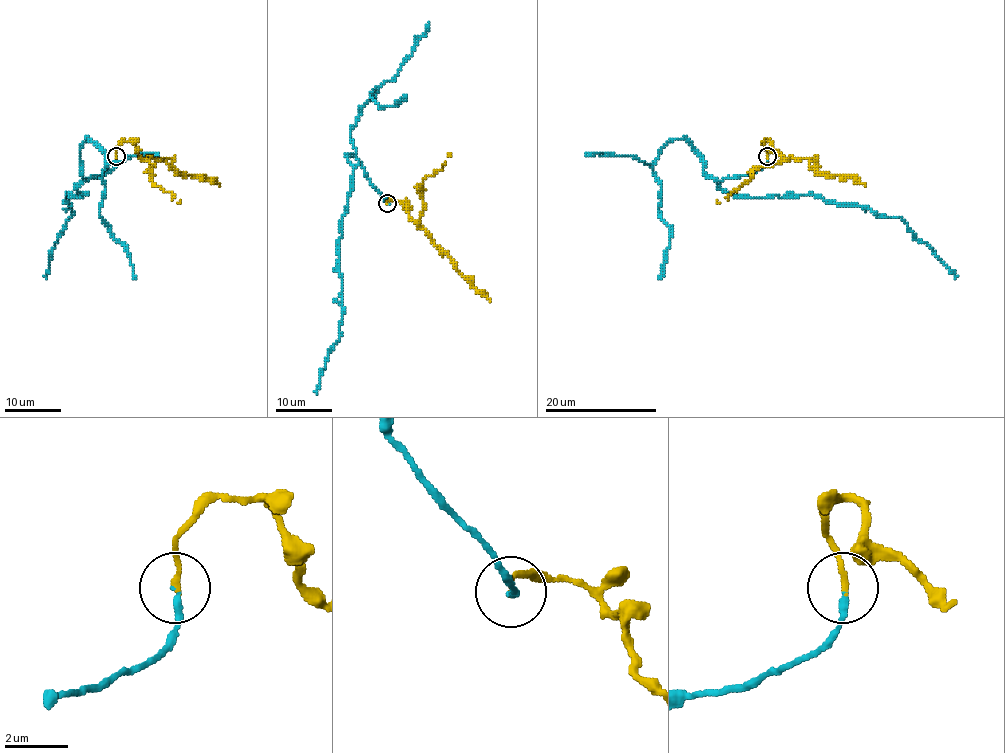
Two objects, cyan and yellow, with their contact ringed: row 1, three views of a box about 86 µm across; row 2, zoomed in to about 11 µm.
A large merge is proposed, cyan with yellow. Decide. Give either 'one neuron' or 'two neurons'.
one neuron

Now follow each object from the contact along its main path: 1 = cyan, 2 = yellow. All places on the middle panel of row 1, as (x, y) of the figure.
1: (387, 203), (365, 168), (352, 154), (348, 157), (351, 192), (338, 252), (340, 337), (316, 392)
2: (387, 203), (394, 202), (407, 209), (408, 217), (491, 301)

